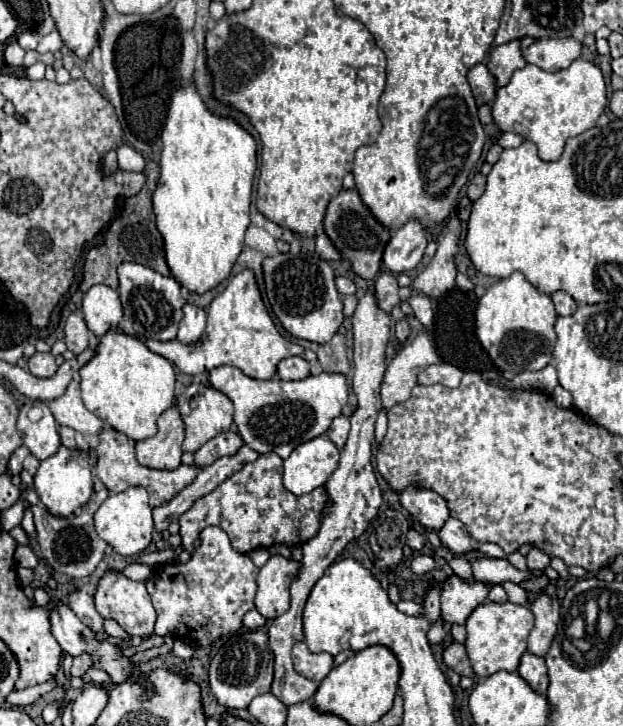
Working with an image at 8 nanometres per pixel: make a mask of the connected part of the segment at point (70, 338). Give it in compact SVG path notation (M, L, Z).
M80 311L70 313L64 331L66 331L64 343L66 343L66 347L68 347L74 355L78 355L78 353L82 353L84 349L88 349L88 345L90 345L90 331L88 331L88 327L86 327L84 317L82 317Z

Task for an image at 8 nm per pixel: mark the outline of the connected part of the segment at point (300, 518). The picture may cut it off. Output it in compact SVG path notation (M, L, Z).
M264 453L254 463L246 463L236 475L222 481L214 491L194 501L184 513L184 519L180 519L182 547L192 553L194 539L208 525L222 527L228 533L232 547L244 555L276 543L286 547L292 547L294 543L302 545L318 533L328 501L324 487L318 487L312 495L292 495L282 485L282 459L276 453Z

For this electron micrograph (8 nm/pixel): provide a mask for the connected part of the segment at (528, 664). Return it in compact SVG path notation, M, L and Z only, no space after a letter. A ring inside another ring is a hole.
M524 653L518 665L518 675L540 695L546 693L548 689L548 673L546 673L546 663L542 657L536 657L532 653Z

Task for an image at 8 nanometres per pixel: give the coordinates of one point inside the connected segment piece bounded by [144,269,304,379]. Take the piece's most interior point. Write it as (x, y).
(239, 332)

